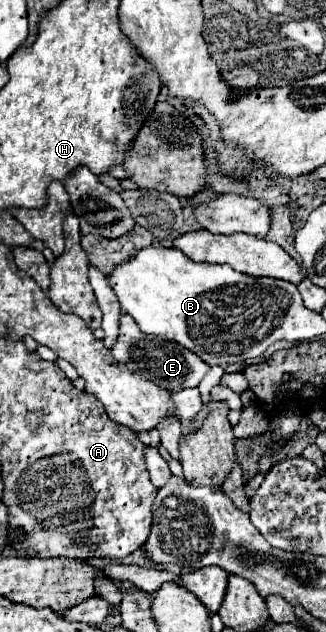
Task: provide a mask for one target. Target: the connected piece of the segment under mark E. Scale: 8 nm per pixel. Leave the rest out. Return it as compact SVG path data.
M128 315L120 317L120 335L112 349L112 357L120 363L126 363L130 369L136 369L140 375L152 379L156 385L172 393L182 391L186 387L198 387L202 377L210 371L210 367L192 351L176 345L174 341L158 341L156 337L142 333L136 321L132 321L132 317Z

